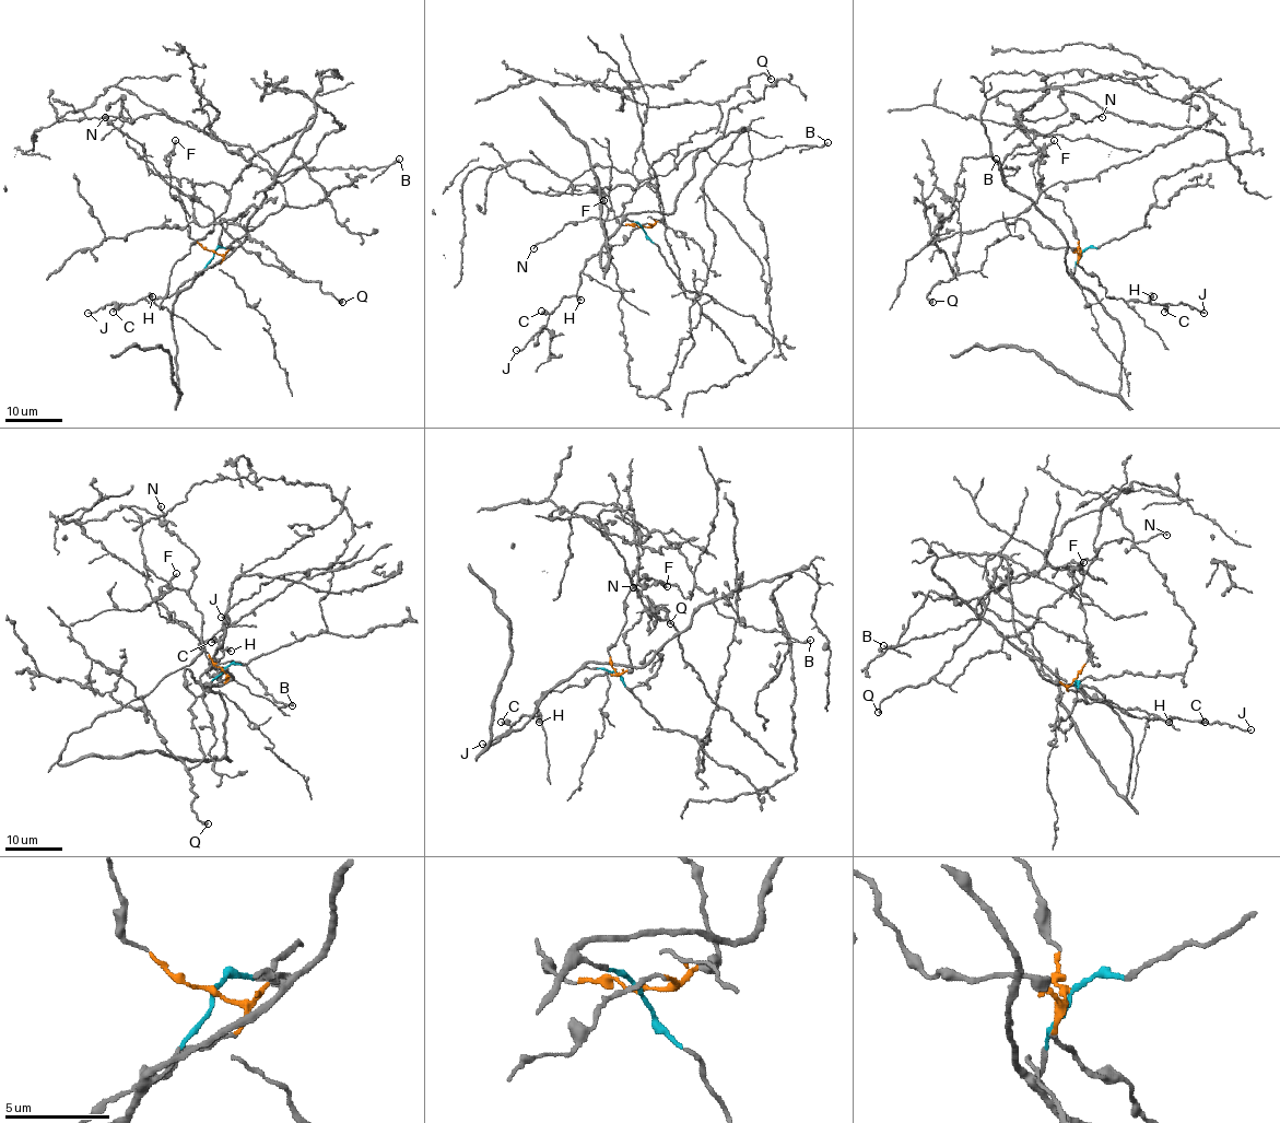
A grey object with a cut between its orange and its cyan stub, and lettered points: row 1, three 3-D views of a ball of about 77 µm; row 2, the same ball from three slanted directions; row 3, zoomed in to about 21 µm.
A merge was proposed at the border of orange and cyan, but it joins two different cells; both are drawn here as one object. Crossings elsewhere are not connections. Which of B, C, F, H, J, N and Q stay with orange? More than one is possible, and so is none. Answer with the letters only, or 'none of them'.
C, F, H, J, Q

